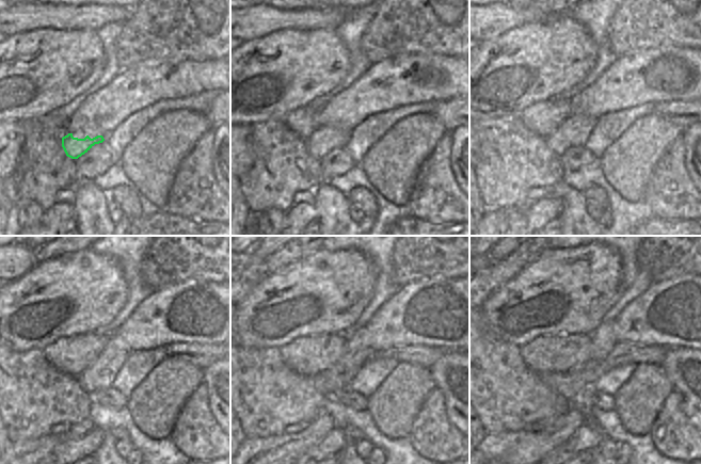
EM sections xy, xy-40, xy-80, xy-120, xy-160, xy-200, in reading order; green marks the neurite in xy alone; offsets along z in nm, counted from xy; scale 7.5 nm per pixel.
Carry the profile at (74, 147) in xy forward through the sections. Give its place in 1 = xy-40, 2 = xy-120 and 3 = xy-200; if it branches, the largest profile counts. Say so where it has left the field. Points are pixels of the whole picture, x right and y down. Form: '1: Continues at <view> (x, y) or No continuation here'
1: Continues at xy-40 (317, 148)
2: Continues at xy-120 (116, 351)
3: Continues at xy-200 (603, 341)

